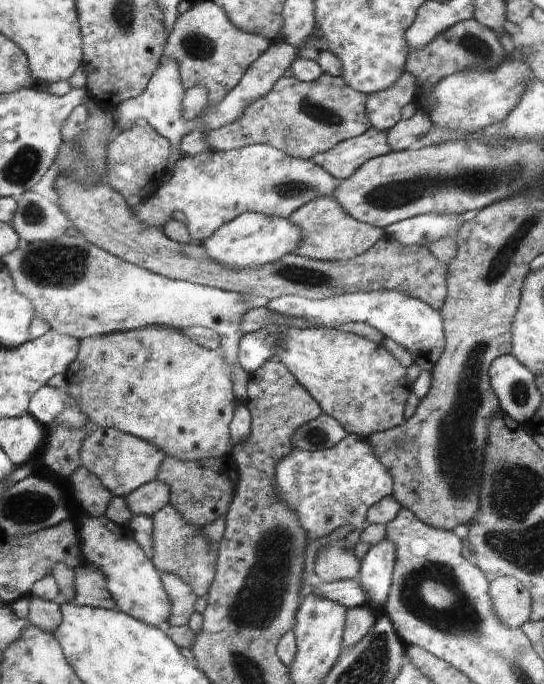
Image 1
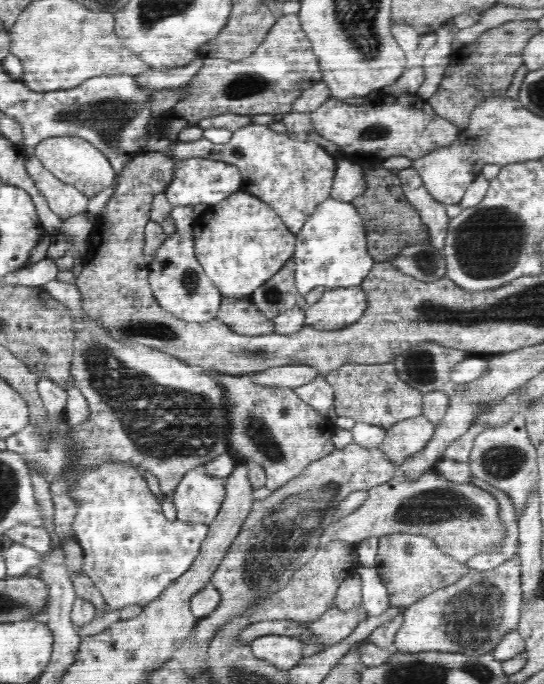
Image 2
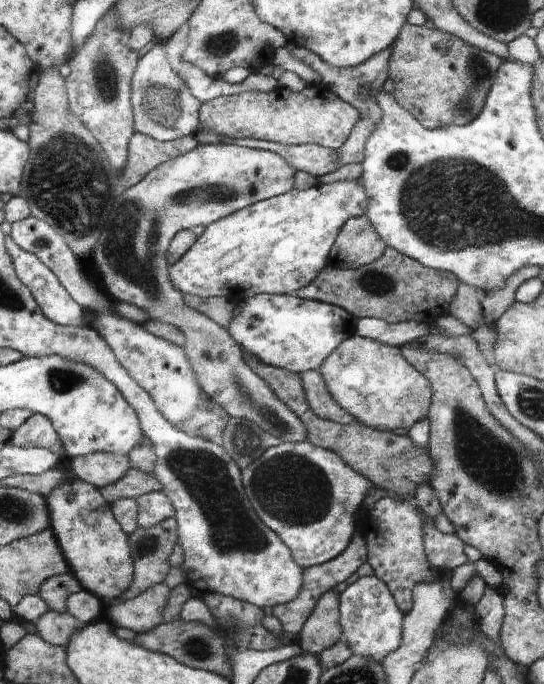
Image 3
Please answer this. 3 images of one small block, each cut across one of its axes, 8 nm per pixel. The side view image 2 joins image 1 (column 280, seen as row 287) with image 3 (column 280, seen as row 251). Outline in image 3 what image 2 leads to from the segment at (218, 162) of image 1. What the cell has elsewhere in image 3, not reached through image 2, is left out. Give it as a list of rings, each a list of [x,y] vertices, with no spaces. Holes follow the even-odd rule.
[[[198,143],[190,152],[167,160],[150,170],[150,172],[134,186],[124,188],[121,194],[114,199],[108,220],[104,223],[100,238],[90,256],[92,267],[102,278],[106,294],[121,305],[128,303],[148,314],[148,320],[163,322],[176,326],[185,336],[184,350],[189,360],[197,382],[205,394],[220,405],[220,408],[230,417],[246,419],[260,426],[264,432],[280,438],[281,442],[302,442],[306,440],[306,426],[298,416],[282,404],[272,388],[254,374],[246,360],[243,348],[230,336],[227,328],[216,324],[206,314],[190,308],[184,302],[184,294],[174,288],[170,274],[166,253],[170,241],[182,229],[194,228],[209,224],[240,210],[256,204],[264,199],[284,194],[293,189],[296,170],[282,160],[278,154],[268,150],[260,150],[238,146],[236,144],[202,144]]]

